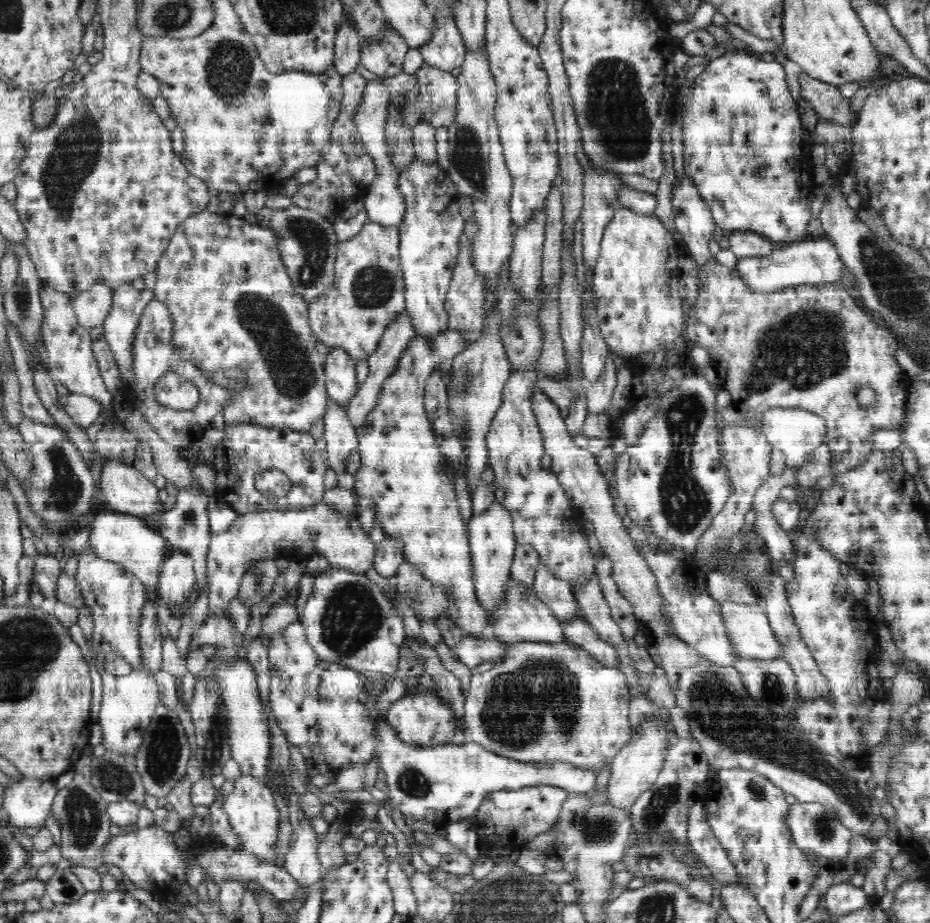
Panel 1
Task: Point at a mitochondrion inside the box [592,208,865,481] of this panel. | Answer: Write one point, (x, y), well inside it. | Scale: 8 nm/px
(806, 349)

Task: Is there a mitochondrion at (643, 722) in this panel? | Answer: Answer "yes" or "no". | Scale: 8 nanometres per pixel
no

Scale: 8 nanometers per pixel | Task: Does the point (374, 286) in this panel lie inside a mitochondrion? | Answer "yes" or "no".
yes

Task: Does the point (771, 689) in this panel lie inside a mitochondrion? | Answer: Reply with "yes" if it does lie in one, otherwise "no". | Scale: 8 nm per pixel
yes

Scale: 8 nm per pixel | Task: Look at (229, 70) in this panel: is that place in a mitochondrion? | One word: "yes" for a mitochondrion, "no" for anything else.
yes

